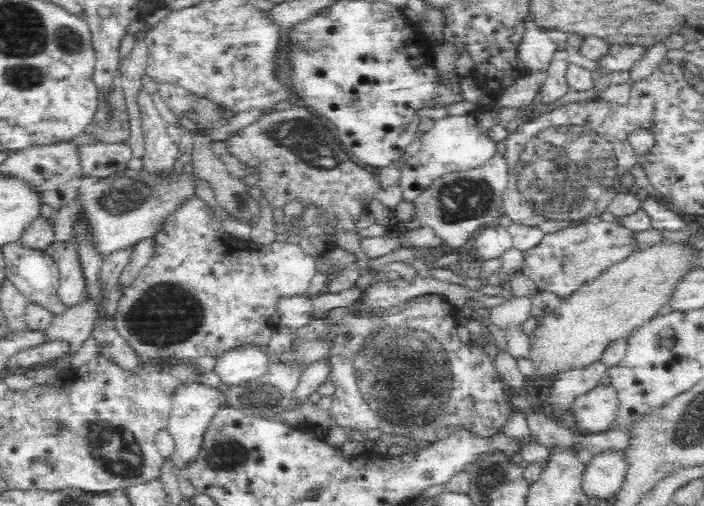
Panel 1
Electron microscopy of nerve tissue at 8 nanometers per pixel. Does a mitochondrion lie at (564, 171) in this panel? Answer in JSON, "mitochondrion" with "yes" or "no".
{"mitochondrion":"yes"}

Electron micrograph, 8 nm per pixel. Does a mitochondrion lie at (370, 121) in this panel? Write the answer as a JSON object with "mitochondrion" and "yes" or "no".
{"mitochondrion":"no"}

